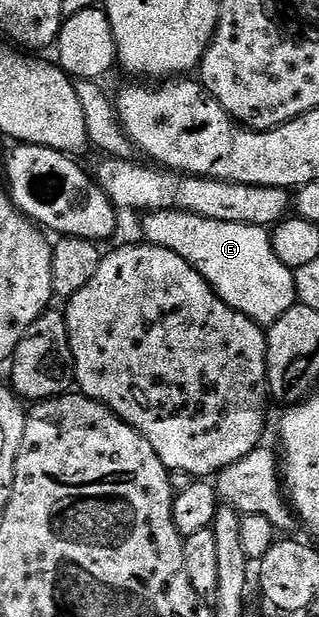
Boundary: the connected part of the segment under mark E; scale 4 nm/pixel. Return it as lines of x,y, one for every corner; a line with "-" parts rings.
151,213
144,218
141,229
145,232
144,240
150,245
158,245
164,249
175,251
235,311
247,315
257,325
268,327
274,325
287,311
291,311
293,305
298,304
297,292
295,291
294,270
287,268
279,259
273,250
273,238
270,230
263,225
244,225
243,223
219,223
215,219
203,219
194,213

